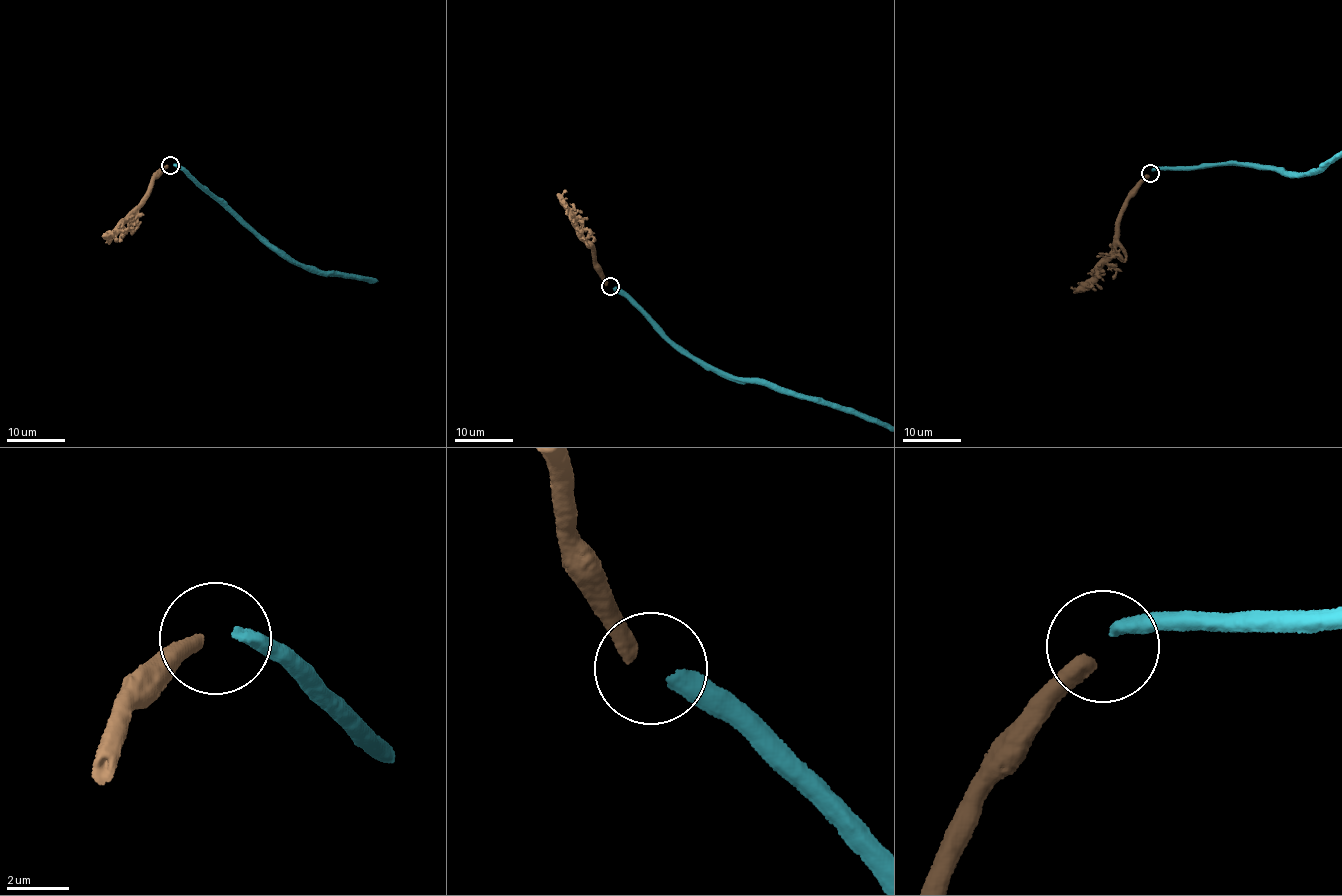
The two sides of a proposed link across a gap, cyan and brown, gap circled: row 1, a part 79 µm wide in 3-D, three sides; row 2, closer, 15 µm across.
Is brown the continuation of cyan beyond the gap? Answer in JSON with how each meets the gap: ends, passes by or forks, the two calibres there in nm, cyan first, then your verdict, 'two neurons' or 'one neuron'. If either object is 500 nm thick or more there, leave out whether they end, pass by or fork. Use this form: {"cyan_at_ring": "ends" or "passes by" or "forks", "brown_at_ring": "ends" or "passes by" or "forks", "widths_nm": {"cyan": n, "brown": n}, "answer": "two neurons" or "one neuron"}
{"cyan_at_ring": "ends", "brown_at_ring": "ends", "widths_nm": {"cyan": 440, "brown": 480}, "answer": "two neurons"}

